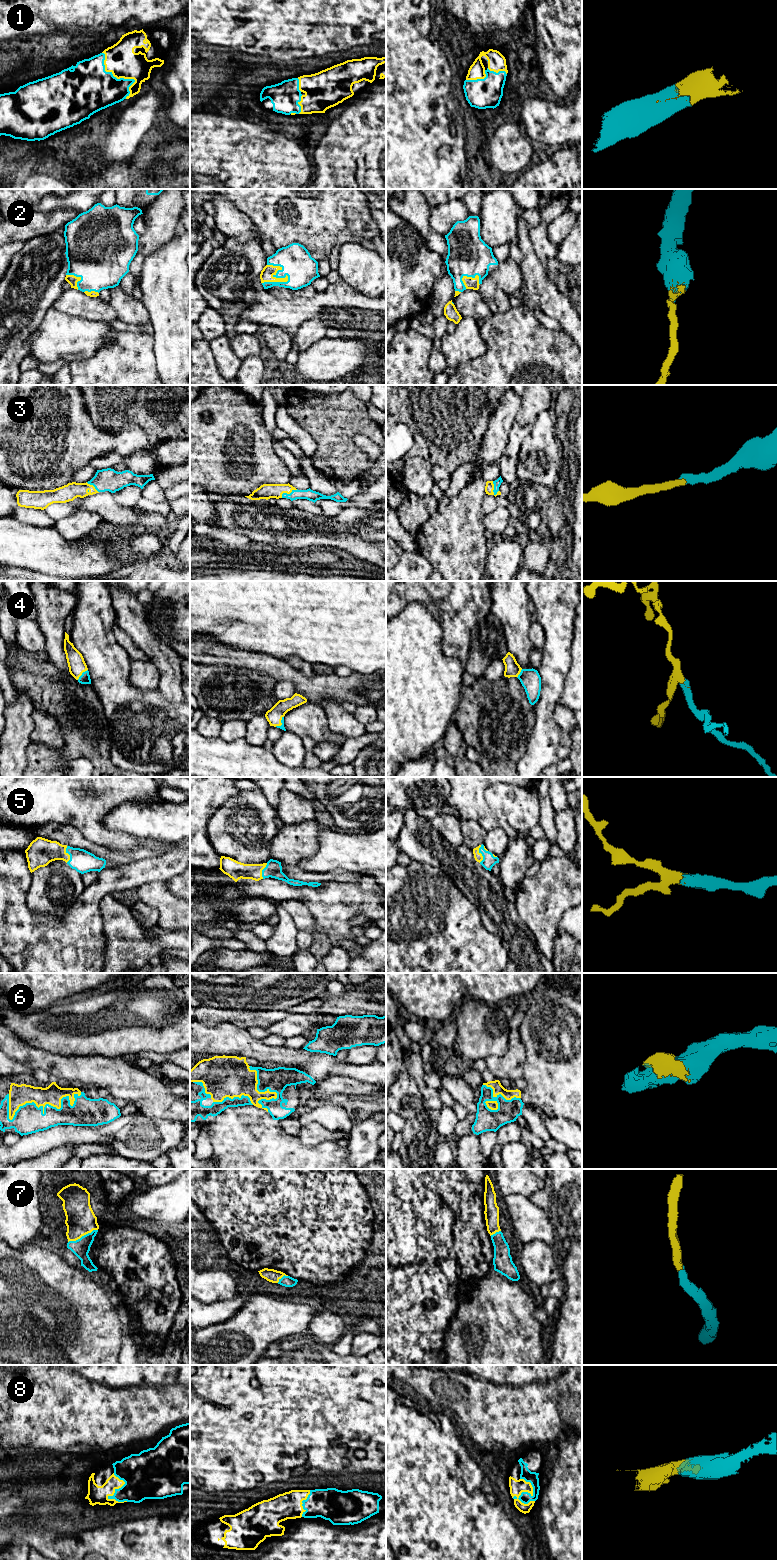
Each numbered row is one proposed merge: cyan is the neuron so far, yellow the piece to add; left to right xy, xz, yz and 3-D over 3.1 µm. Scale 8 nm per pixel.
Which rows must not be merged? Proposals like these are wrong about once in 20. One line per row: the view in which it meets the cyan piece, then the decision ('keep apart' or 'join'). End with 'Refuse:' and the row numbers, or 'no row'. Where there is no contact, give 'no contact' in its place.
1: contact in xy; join
2: contact in xz; join
3: contact in xz; join
4: contact in xy; join
5: contact in yz; join
6: contact in xy; join
7: contact in xy; join
8: contact in yz; join
Refuse: no row

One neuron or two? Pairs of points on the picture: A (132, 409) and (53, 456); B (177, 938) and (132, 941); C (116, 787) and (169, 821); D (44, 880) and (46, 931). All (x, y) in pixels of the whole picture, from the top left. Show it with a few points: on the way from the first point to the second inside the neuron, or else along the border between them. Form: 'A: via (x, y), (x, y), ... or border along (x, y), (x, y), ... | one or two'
A: border along (86, 409), (102, 429), (118, 431), (123, 427) | two
B: via (166, 939), (143, 941) | one
C: border along (161, 799), (123, 801), (115, 806) | two
D: border along (26, 901), (36, 914), (57, 919), (68, 909) | two

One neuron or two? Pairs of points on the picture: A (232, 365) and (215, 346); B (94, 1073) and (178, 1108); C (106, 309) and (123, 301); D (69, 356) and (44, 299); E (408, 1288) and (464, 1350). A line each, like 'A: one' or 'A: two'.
A: one
B: one
C: two
D: two
E: two

